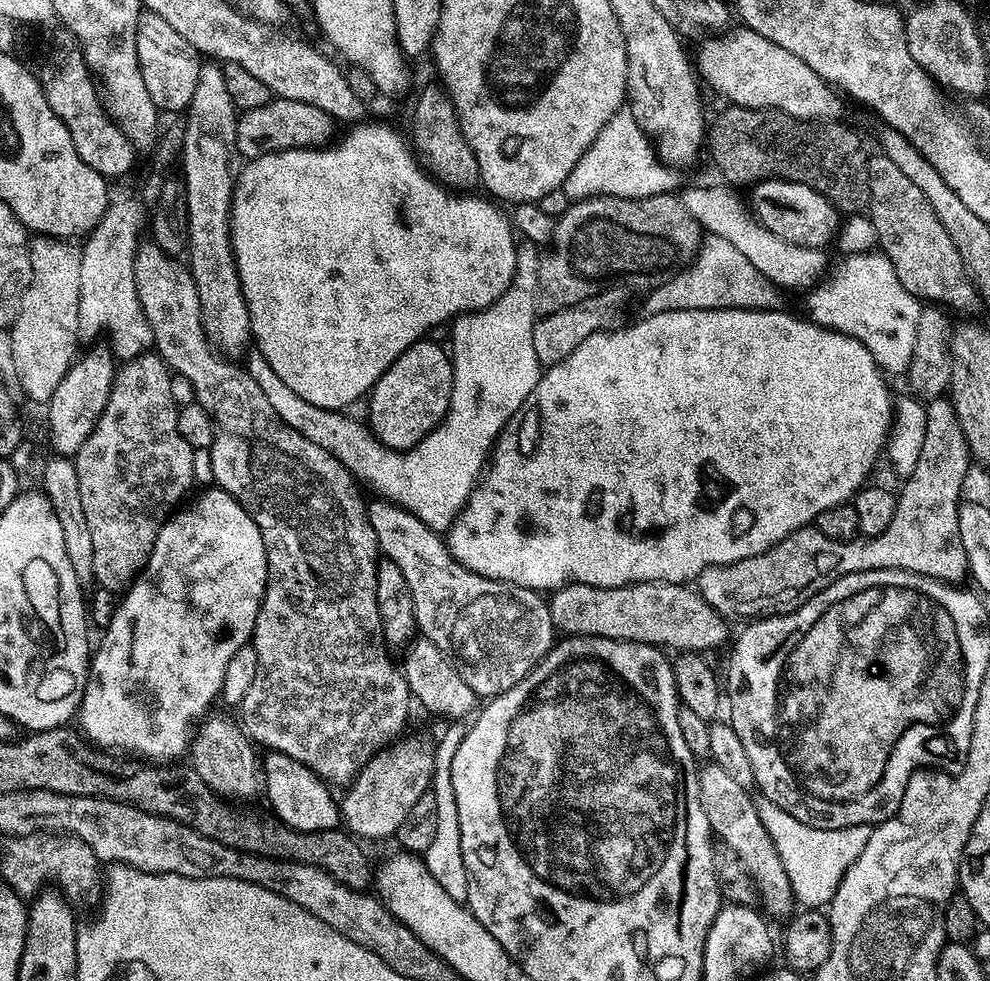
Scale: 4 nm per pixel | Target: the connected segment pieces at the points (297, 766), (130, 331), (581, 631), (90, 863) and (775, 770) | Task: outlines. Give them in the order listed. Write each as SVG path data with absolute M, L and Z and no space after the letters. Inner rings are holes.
M270 750L266 754L262 758L264 794L273 815L297 832L333 831L341 823L342 815L329 785L307 763L296 760L283 751Z
M109 199L108 209L102 214L102 218L96 229L88 234L83 241L81 256L81 300L78 304L79 331L86 335L92 335L96 328L106 326L112 328L116 335L112 348L117 361L129 362L143 357L154 346L153 331L150 330L148 319L144 317L144 311L138 298L136 289L136 253L142 247L140 235L146 232L146 216L144 220L145 205L139 199L116 200Z
M657 582L627 584L621 588L599 588L570 583L555 589L551 596L547 605L553 629L572 638L630 640L663 646L665 649L704 650L700 648L712 648L728 634L725 619L717 615L698 592L684 584Z
M48 834L40 835L44 837L39 835L31 838L8 838L3 841L4 860L8 863L9 870L16 875L10 884L17 896L31 897L37 891L36 880L53 880L57 884L55 887L72 902L86 899L99 884L101 887L102 861L96 857L94 850L90 850L90 846L86 846L86 842L76 837L53 838Z
M844 576L837 583L826 586L824 591L814 594L814 598L807 600L802 606L798 606L798 614L796 615L796 640L794 640L794 613L785 612L778 615L778 636L782 636L782 644L788 644L788 666L785 672L776 666L772 660L762 660L760 656L731 656L727 657L728 663L728 686L726 682L726 700L732 703L732 717L730 723L732 729L738 734L738 738L742 738L742 746L746 746L746 755L749 756L750 762L754 766L754 774L756 775L755 787L761 788L763 799L774 800L778 807L786 810L786 814L790 814L794 818L798 818L798 822L809 824L815 828L845 828L855 821L852 811L848 809L848 804L854 800L860 799L860 792L864 792L868 788L868 784L872 784L872 780L876 780L876 776L880 776L880 768L884 768L884 756L888 756L888 748L892 748L892 740L896 740L896 736L900 736L900 728L904 728L904 724L908 724L908 720L936 720L936 712L952 712L952 704L956 704L956 700L960 700L960 684L964 680L964 659L962 658L962 650L958 646L958 634L954 630L954 622L950 618L950 614L946 614L946 610L938 602L934 602L926 593L924 588L916 588L916 584L912 584L912 580L907 580L903 584L900 580L847 580ZM810 603L818 608L818 624L812 622L812 610ZM776 744L776 748L780 753L772 756L772 747Z

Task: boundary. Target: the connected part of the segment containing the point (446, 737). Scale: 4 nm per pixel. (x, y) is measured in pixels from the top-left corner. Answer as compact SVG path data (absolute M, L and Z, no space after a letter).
M447 725L448 728L443 734L437 748L434 748L434 768L430 786L436 798L436 810L438 812L437 831L434 833L434 840L429 849L424 853L424 861L429 872L434 876L434 880L442 886L447 896L459 903L465 903L468 898L469 882L468 871L462 860L461 850L461 830L458 828L457 803L454 802L453 782L452 782L452 762L453 756L457 753L457 748L461 744L463 733L457 725Z

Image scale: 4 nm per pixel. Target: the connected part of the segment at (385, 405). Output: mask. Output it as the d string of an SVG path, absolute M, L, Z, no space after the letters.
M425 338L422 340L419 340L418 343L412 344L409 346L409 348L401 353L399 358L397 360L392 361L392 365L390 366L390 371L388 372L388 375L384 377L384 380L380 381L380 387L377 389L373 389L370 391L367 402L368 403L368 428L369 431L372 433L373 436L377 440L379 440L380 443L385 445L389 449L389 451L408 451L409 449L417 446L417 444L420 444L421 440L424 439L425 436L427 436L428 433L433 431L437 425L441 423L441 421L444 420L444 416L449 410L449 402L452 400L451 398L451 390L452 390L452 358L451 355L447 351L444 352L442 349L439 348L436 344L431 344L431 339Z

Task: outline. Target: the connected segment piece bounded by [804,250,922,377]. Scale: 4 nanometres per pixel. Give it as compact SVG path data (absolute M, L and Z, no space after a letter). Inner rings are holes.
M880 250L854 252L850 256L849 268L840 273L833 267L829 276L817 288L812 288L805 298L808 307L807 315L819 322L824 328L841 332L856 339L867 347L880 371L889 377L903 377L908 371L914 354L914 338L918 334L918 318L922 311L919 299L907 292L895 274L894 266ZM865 268L868 280L864 284L864 276L860 271Z

